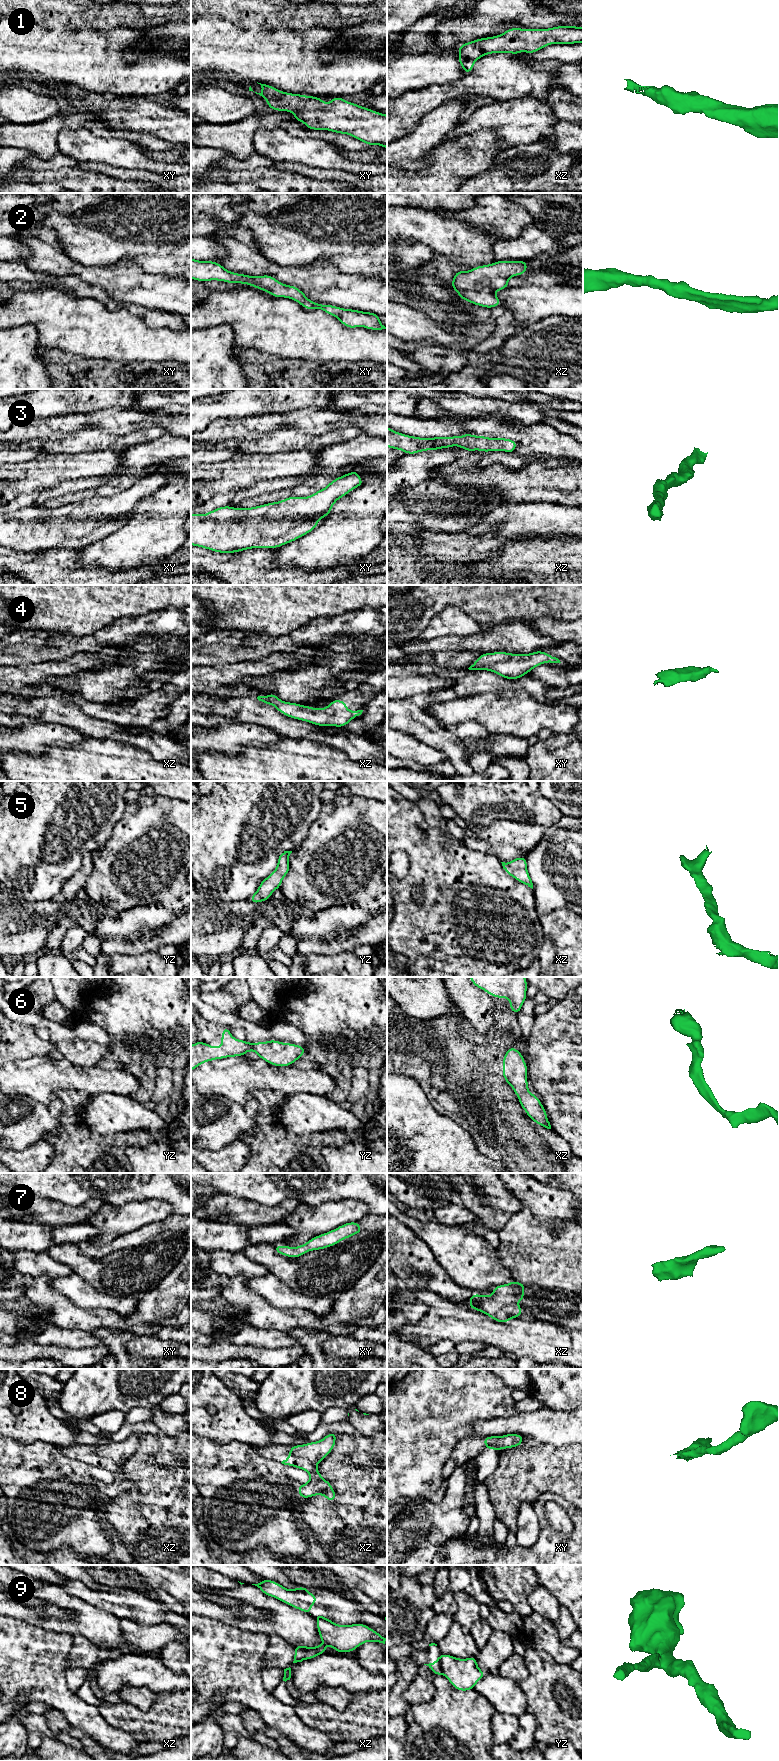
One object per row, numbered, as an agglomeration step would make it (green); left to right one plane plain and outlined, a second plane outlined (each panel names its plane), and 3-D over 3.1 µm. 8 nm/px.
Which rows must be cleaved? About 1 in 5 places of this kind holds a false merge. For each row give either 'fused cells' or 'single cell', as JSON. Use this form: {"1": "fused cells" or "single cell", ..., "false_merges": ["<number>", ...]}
{"1": "single cell", "2": "single cell", "3": "single cell", "4": "single cell", "5": "single cell", "6": "single cell", "7": "single cell", "8": "single cell", "9": "fused cells", "false_merges": ["9"]}

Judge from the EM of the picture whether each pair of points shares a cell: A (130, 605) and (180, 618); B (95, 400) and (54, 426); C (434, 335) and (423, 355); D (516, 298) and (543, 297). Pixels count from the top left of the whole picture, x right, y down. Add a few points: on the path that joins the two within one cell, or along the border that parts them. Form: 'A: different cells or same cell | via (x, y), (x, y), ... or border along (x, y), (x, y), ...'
A: different cells | border along (177, 607), (165, 607), (144, 615), (131, 617)
B: different cells | border along (79, 411), (53, 416)
C: different cells | border along (422, 343), (436, 343), (447, 347)
D: same cell | via (523, 298), (536, 298)

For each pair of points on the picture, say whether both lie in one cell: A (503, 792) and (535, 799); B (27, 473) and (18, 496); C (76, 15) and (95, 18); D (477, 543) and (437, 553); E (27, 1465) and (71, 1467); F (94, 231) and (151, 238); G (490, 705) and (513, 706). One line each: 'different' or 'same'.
A: same
B: same
C: same
D: different
E: same
F: same
G: same

